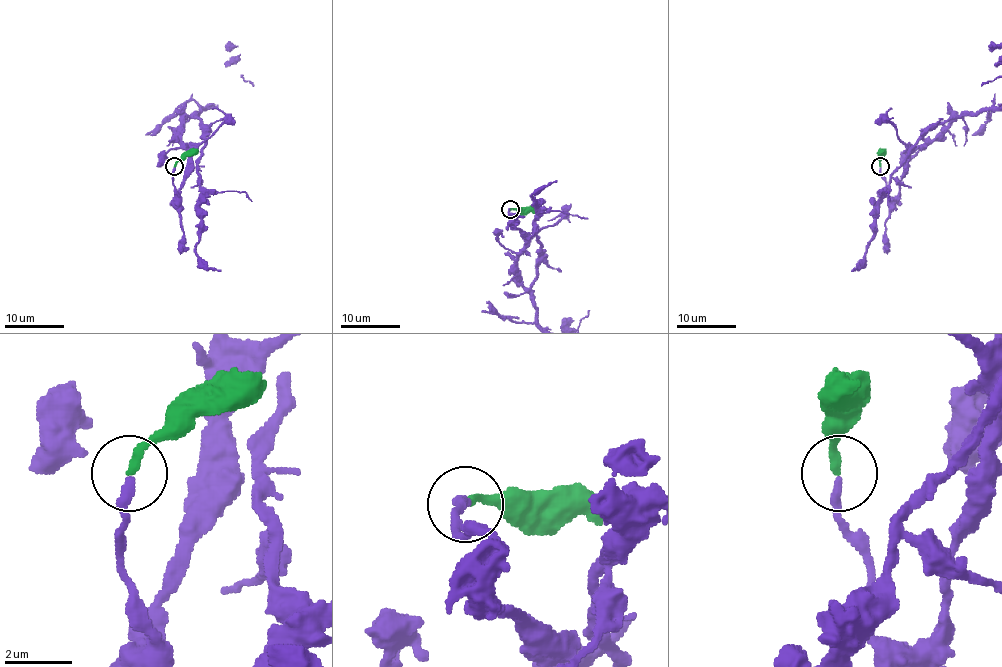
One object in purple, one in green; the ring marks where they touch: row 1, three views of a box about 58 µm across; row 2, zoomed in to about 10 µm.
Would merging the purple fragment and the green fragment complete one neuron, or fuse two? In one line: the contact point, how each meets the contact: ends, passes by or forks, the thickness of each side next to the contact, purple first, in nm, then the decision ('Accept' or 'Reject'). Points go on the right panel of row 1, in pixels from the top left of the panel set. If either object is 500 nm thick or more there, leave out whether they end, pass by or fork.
Place: (880, 166). At the ring purple ends. At the ring green ends. Thickness 280 nm (purple) against 240 nm. Accept

